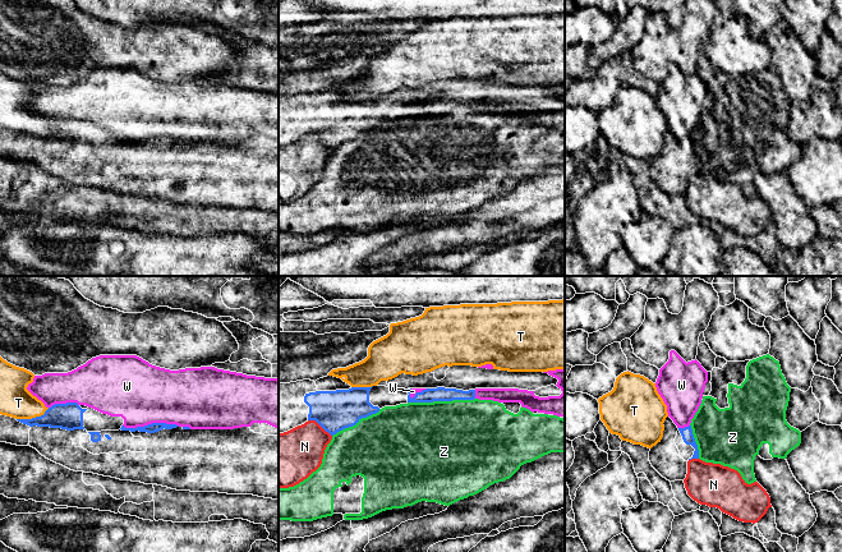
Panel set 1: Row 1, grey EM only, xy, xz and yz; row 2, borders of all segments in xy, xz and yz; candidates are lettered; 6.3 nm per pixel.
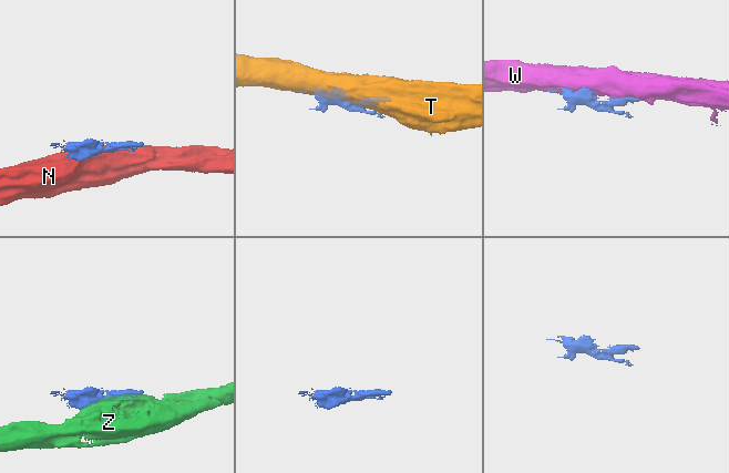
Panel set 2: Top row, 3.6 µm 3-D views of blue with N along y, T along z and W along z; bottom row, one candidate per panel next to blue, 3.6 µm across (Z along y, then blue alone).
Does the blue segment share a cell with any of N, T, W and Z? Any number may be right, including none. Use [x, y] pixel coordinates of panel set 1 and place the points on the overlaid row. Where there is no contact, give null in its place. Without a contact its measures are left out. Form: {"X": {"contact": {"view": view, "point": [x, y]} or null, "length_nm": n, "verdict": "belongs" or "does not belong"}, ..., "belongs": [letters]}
{"N": {"contact": {"view": "xz", "point": [320, 424]}, "length_nm": 190, "verdict": "does not belong"}, "T": {"contact": {"view": "xy", "point": [32, 418]}, "length_nm": 220, "verdict": "does not belong"}, "W": {"contact": {"view": "xy", "point": [151, 424]}, "length_nm": 360, "verdict": "does not belong"}, "Z": {"contact": {"view": "xz", "point": [441, 400]}, "length_nm": 420, "verdict": "does not belong"}, "belongs": []}

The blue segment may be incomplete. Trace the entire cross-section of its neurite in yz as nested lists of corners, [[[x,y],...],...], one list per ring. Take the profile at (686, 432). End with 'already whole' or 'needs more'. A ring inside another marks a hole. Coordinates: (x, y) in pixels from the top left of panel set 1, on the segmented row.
[[[670,417],[663,426],[663,437],[650,448],[649,461],[667,480],[684,480],[687,474],[687,461],[699,459],[691,426],[678,428]]] | needs more

